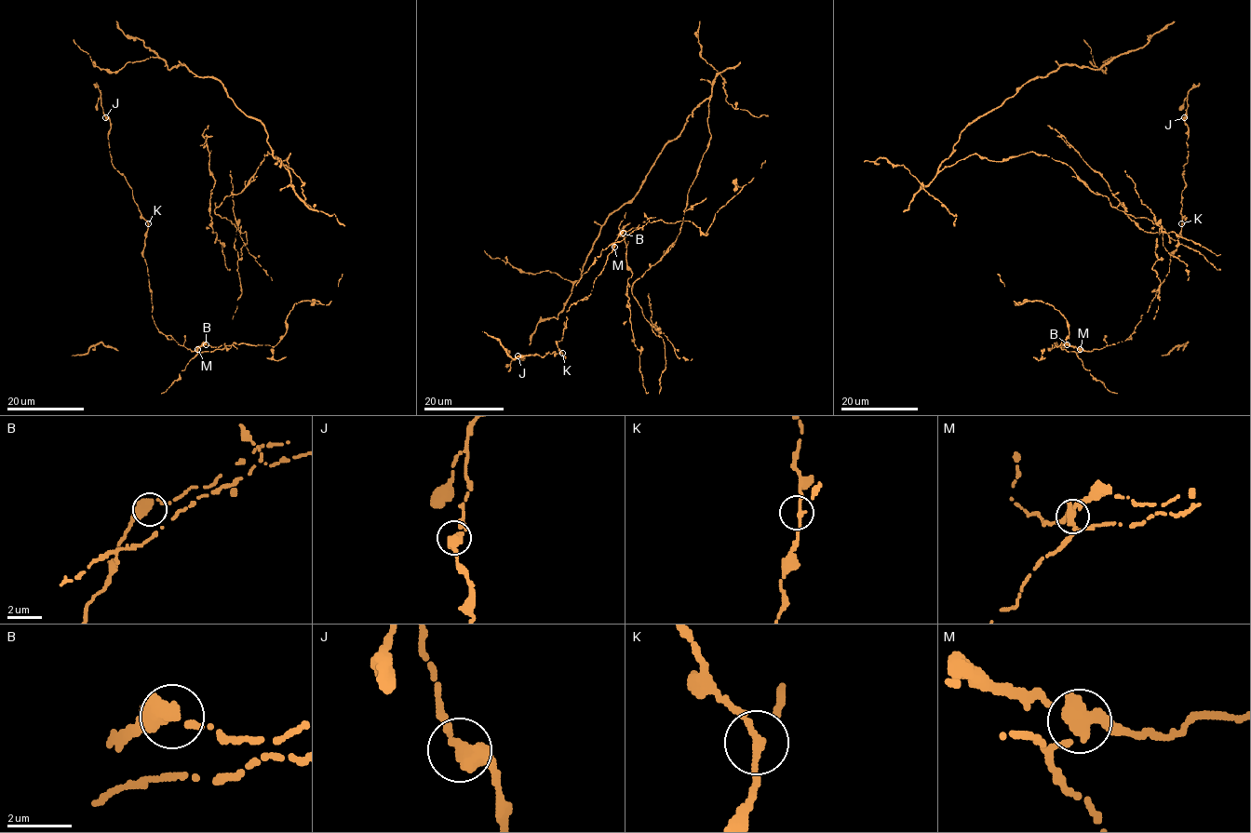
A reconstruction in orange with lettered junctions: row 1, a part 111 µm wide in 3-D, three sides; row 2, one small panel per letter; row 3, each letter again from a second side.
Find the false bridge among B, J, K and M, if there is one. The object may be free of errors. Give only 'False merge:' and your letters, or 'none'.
False merge: M

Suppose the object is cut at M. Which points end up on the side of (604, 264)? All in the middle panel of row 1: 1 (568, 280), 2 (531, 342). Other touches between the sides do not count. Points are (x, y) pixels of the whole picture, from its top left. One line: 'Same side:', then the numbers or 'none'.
Same side: none

